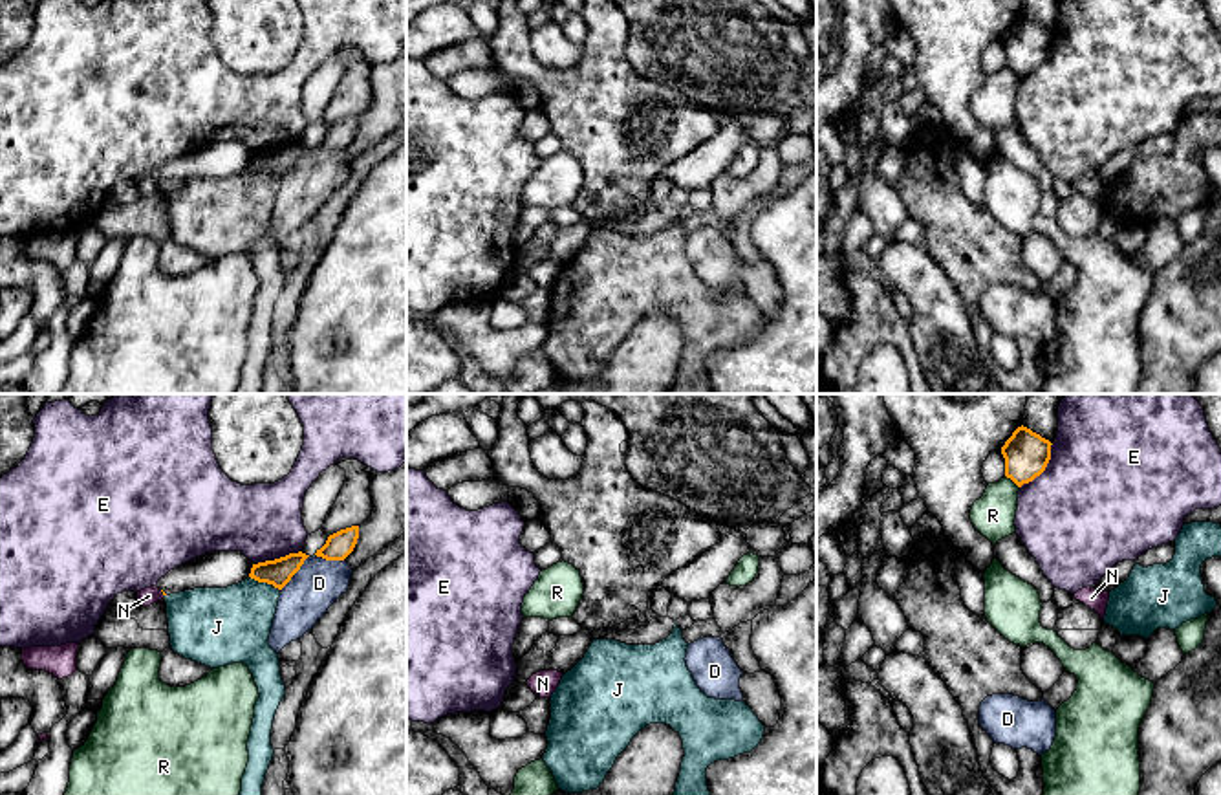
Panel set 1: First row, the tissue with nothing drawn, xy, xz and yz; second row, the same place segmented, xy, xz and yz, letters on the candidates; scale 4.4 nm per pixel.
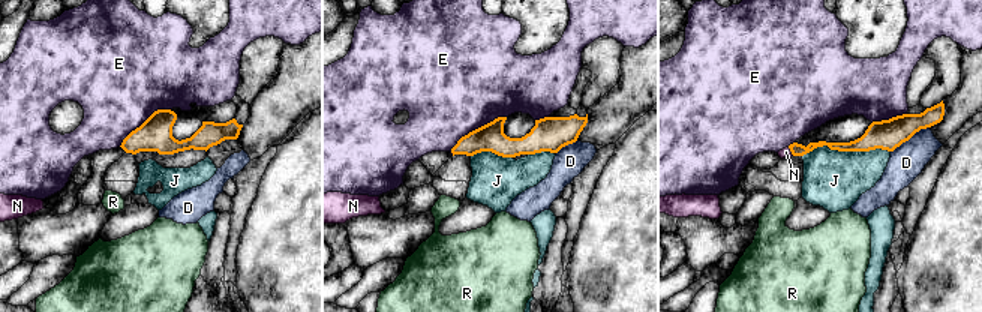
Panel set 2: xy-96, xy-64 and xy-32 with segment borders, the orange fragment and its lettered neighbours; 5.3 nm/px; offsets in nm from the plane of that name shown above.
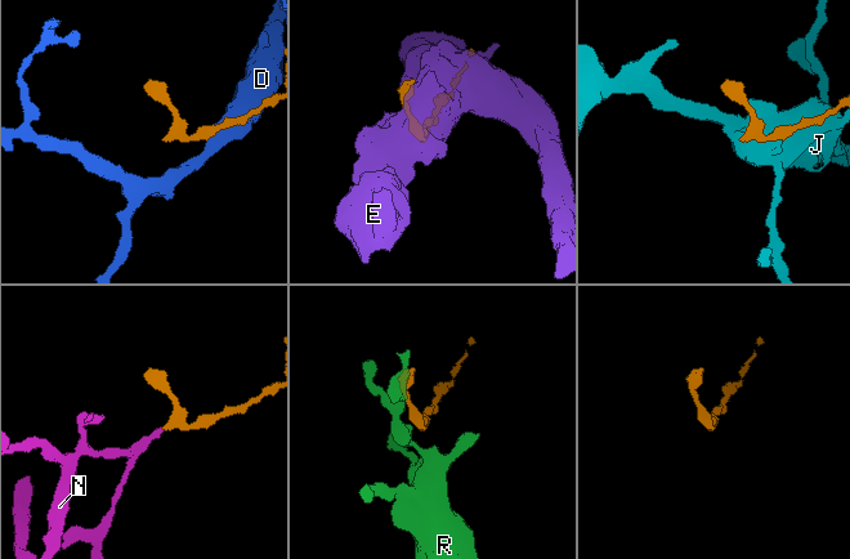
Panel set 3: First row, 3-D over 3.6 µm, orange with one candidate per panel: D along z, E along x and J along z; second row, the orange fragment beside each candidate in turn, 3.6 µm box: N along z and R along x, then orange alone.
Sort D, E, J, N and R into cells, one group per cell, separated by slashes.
D / E / J / N / R

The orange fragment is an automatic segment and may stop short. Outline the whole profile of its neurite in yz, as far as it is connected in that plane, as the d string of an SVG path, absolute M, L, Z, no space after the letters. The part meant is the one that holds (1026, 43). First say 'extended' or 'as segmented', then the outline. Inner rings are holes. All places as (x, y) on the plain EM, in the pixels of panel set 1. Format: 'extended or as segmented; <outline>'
as segmented; M1018 16L1001 37L1005 66L1018 77L1040 66L1051 49L1051 31L1027 16Z

